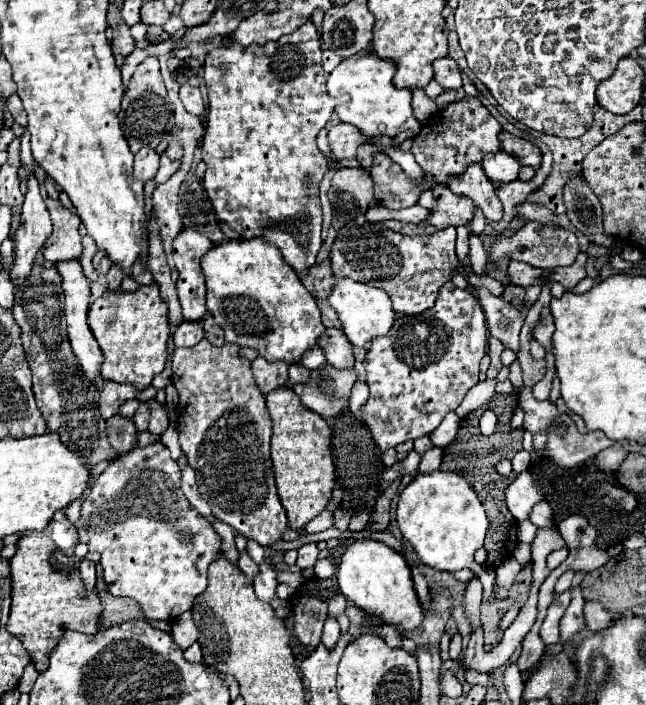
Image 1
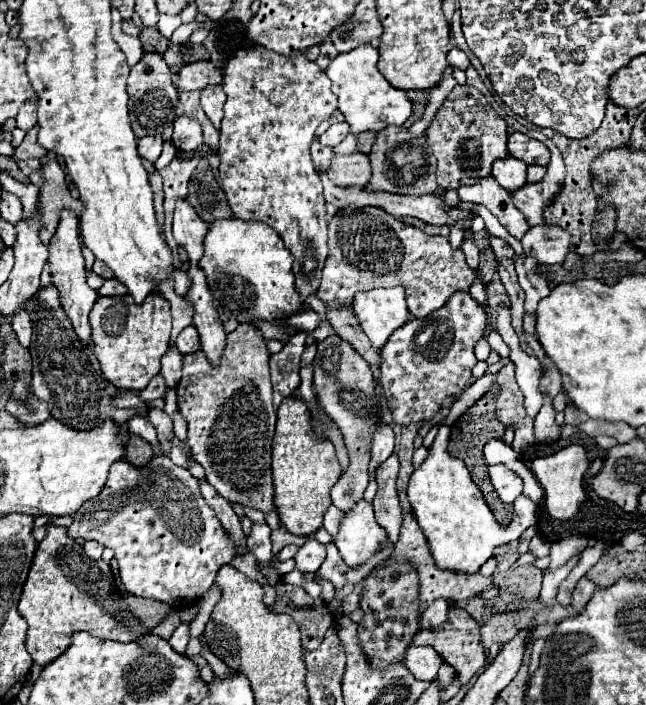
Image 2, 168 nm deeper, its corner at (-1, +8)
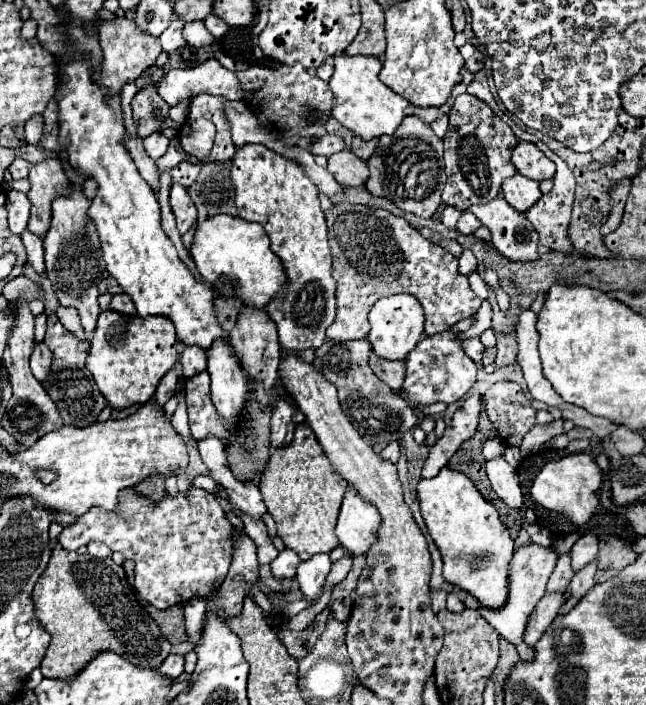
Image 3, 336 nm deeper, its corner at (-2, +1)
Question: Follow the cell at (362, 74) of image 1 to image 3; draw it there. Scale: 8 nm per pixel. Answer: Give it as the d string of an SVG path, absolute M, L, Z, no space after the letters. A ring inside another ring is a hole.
M336 56L334 58L334 74L330 78L330 88L334 94L334 108L332 116L358 134L362 140L380 138L384 134L392 136L394 130L404 120L404 108L408 106L408 100L400 94L392 92L388 86L384 86L378 78L382 70L382 62L376 56Z

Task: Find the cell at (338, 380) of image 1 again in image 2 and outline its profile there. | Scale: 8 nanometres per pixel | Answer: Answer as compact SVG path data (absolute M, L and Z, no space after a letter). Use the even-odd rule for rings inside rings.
M329 335L317 345L317 355L313 359L313 391L319 407L337 423L347 443L351 465L331 489L331 499L341 511L351 511L353 505L363 497L369 483L367 467L371 457L371 435L379 421L379 403L373 393L375 379L369 363L349 343L343 343L343 339L337 335Z

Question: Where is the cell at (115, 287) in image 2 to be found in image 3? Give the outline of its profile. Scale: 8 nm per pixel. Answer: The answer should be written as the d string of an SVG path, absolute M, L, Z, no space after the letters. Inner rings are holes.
M116 294L116 296L112 298L110 308L112 308L114 312L120 312L120 314L138 316L138 314L136 314L136 308L134 308L134 302L132 302L132 300L130 300L126 294Z

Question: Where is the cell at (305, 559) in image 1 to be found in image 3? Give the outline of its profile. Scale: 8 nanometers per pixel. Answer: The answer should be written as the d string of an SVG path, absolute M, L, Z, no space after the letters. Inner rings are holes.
M316 554L308 562L302 562L298 566L296 580L300 584L304 600L308 600L310 606L314 606L318 602L326 576L330 574L330 568L332 568L332 564L330 564L328 554Z

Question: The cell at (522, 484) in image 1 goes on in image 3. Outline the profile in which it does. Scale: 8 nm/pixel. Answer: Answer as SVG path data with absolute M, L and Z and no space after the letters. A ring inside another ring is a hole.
M504 454L492 458L486 462L486 472L490 478L490 484L500 500L504 500L510 508L518 508L524 502L516 470L504 460Z

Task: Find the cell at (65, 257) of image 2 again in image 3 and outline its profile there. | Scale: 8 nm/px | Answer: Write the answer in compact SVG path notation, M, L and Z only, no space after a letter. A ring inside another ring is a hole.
M72 188L68 196L58 196L52 202L52 224L44 236L44 260L46 276L52 282L52 290L62 306L74 306L82 318L86 336L90 338L100 314L98 306L98 280L104 278L106 266L100 252L100 236L92 218L88 216L90 200L82 188Z

